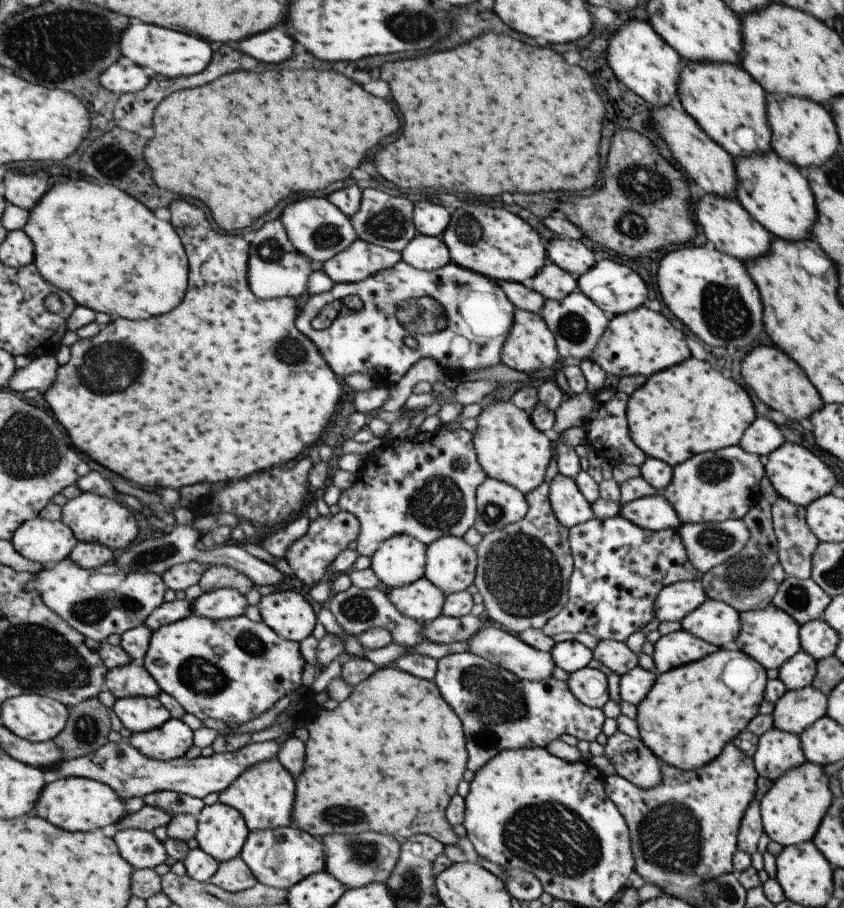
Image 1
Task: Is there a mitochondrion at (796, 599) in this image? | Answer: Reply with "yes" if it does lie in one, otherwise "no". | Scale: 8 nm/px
yes

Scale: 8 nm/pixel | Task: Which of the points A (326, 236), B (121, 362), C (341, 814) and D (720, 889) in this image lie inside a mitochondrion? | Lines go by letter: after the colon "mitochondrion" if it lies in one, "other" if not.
A: mitochondrion
B: mitochondrion
C: mitochondrion
D: mitochondrion

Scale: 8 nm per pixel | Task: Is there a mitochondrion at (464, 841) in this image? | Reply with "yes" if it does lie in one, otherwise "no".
no

